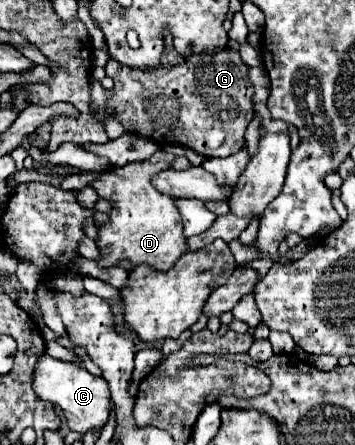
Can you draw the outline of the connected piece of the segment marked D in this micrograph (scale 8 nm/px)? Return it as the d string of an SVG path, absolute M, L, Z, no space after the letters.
M160 148L159 152L155 152L143 164L127 164L125 168L115 168L113 172L109 170L99 180L91 182L99 196L109 198L113 202L113 210L109 212L111 222L99 226L97 246L103 254L99 266L109 268L117 260L127 258L135 264L149 264L155 270L167 270L173 268L177 258L189 252L187 238L183 234L181 212L177 208L175 198L163 196L151 182L155 174L171 168L173 160L175 154Z

